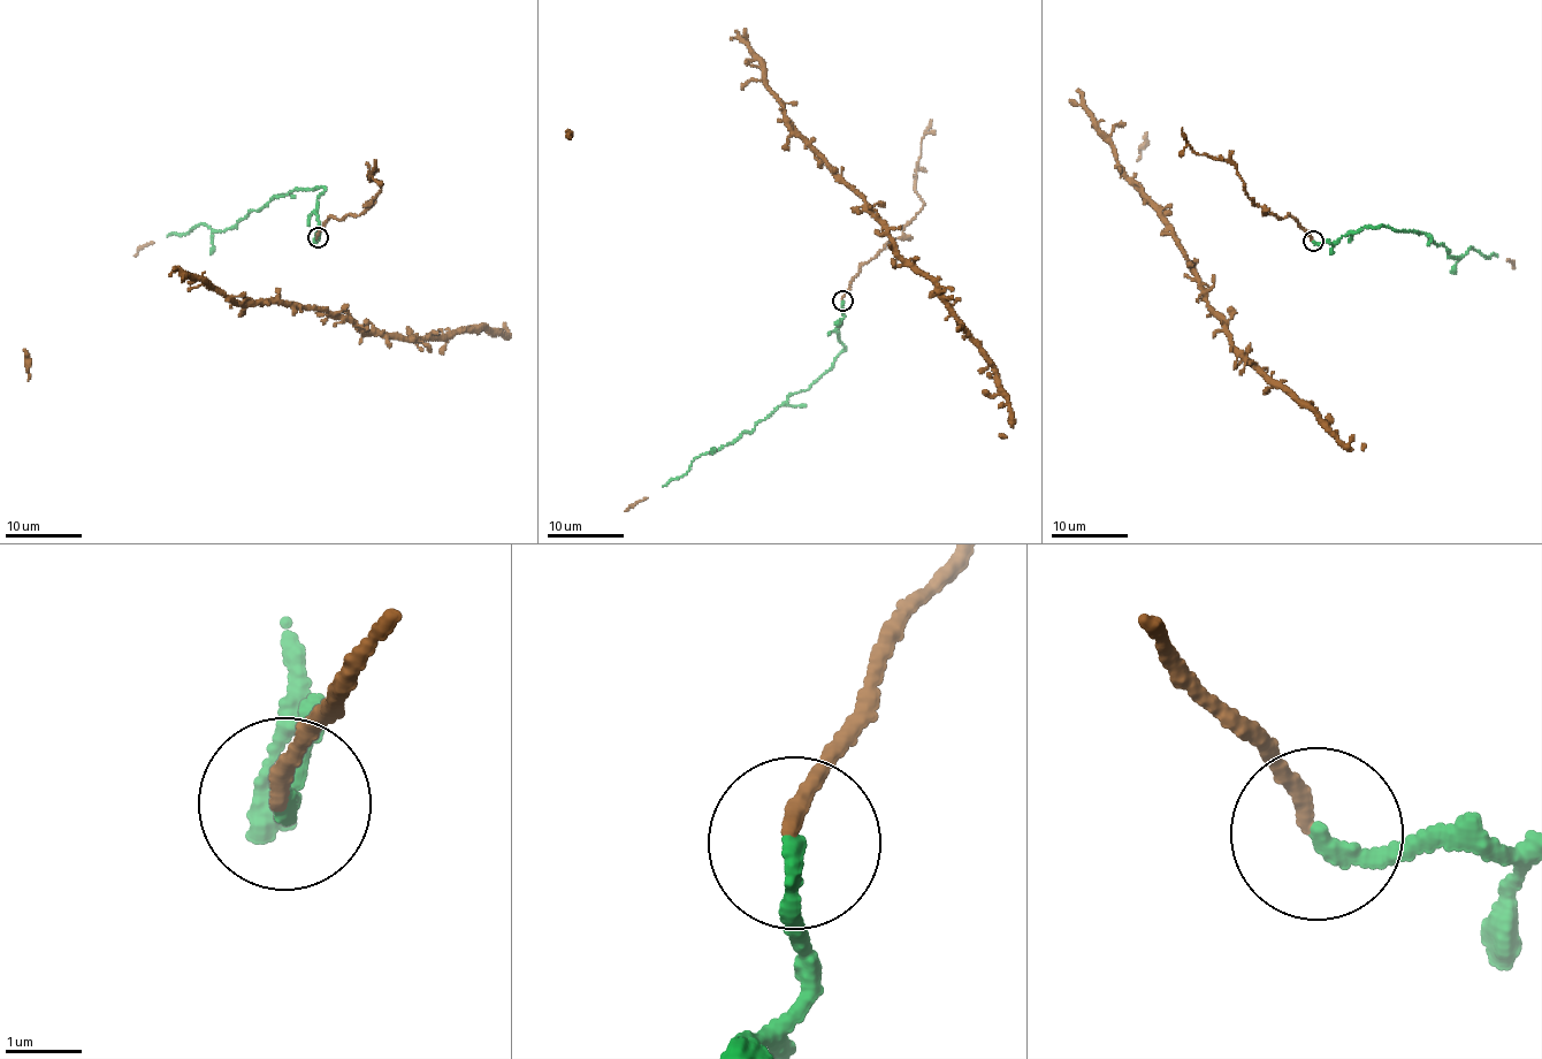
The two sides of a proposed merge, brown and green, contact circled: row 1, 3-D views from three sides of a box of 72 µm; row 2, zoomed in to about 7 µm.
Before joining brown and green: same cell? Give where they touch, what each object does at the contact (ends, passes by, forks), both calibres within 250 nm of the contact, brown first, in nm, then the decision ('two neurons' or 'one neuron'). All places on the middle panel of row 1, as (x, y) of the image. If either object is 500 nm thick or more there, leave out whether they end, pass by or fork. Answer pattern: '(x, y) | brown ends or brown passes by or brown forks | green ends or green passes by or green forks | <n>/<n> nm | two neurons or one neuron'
(842, 301) | brown ends | green ends | 200/220 nm | one neuron

